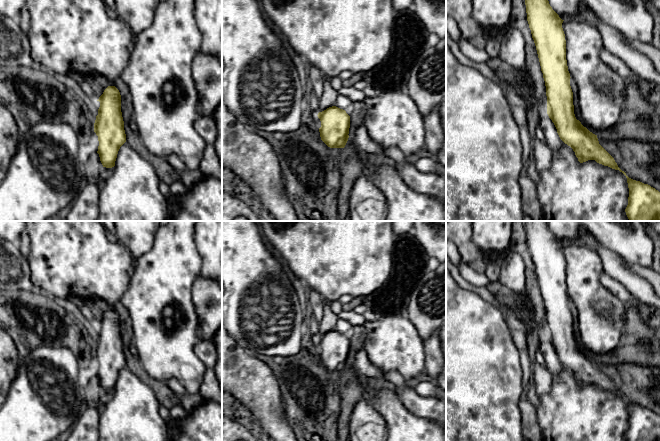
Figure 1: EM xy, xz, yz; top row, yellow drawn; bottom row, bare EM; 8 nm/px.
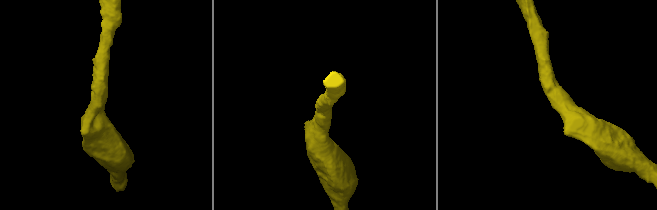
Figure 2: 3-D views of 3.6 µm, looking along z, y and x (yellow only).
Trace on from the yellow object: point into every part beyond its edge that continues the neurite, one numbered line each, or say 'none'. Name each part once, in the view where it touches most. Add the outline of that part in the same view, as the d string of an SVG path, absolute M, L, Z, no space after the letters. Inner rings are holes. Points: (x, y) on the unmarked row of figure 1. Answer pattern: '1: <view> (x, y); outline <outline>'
none

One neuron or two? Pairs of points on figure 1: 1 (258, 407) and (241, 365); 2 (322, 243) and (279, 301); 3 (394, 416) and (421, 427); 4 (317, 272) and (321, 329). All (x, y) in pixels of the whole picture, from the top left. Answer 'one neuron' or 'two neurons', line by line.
1: one neuron
2: two neurons
3: one neuron
4: two neurons

